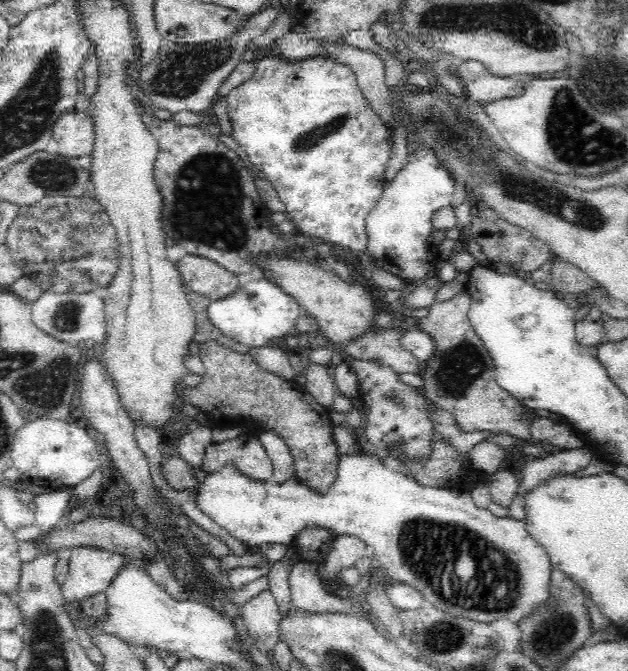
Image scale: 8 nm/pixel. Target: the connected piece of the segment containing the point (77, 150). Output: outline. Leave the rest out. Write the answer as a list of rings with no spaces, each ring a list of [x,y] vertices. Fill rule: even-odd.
[[[75,109],[60,116],[53,127],[53,139],[58,142],[58,154],[61,156],[76,159],[91,155],[95,129],[87,109]]]

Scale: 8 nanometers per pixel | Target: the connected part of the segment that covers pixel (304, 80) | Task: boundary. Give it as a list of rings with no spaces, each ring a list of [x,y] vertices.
[[[267,55],[256,62],[254,76],[250,80],[244,81],[244,84],[240,84],[240,86],[234,88],[225,98],[228,103],[228,117],[230,117],[230,123],[232,123],[232,130],[234,131],[232,137],[246,151],[246,154],[250,158],[253,172],[256,175],[262,176],[276,189],[278,197],[284,203],[288,219],[294,222],[294,225],[300,229],[299,234],[322,238],[324,244],[338,244],[348,246],[352,250],[364,251],[366,244],[368,244],[368,234],[365,226],[367,214],[376,206],[384,187],[388,184],[385,172],[392,151],[393,130],[385,125],[382,118],[366,101],[366,98],[358,87],[354,71],[348,65],[334,61],[327,56],[324,58],[314,56],[299,61],[290,61]]]

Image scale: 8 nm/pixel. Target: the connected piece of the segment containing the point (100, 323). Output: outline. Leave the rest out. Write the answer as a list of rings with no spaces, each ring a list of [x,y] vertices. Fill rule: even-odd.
[[[44,291],[30,305],[34,324],[55,339],[70,344],[96,344],[96,346],[100,346],[105,339],[107,328],[103,313],[104,303],[94,292],[58,294]]]

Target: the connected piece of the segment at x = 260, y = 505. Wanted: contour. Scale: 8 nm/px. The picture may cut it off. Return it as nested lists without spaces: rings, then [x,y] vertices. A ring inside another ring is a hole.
[[[362,452],[356,456],[340,455],[336,480],[323,495],[304,486],[296,477],[289,478],[284,484],[248,479],[232,463],[226,463],[204,477],[195,497],[198,508],[247,546],[285,544],[289,548],[296,532],[306,526],[327,528],[334,536],[349,534],[367,544],[375,564],[384,573],[420,590],[434,608],[478,622],[507,619],[518,623],[551,600],[552,569],[548,555],[544,547],[530,536],[524,521],[510,516],[496,517],[489,509],[478,508],[471,493],[462,489],[422,486],[408,474],[386,468],[374,455]],[[446,582],[448,598],[442,594],[442,584]]]

